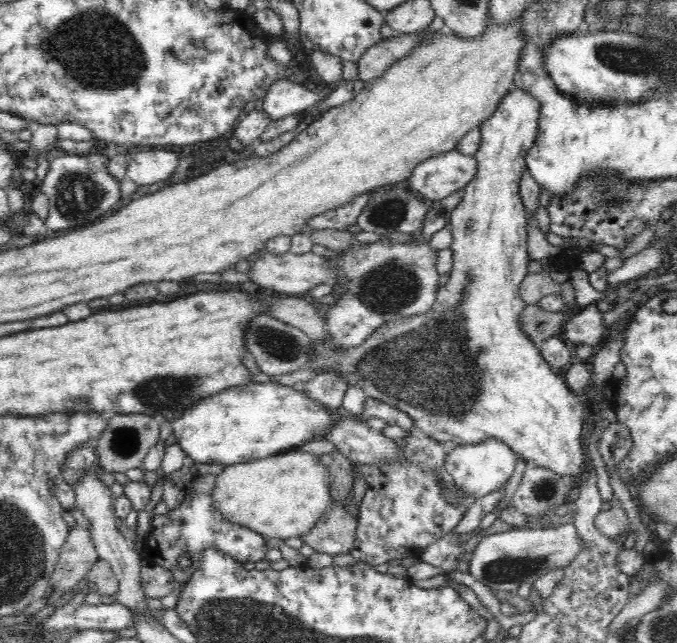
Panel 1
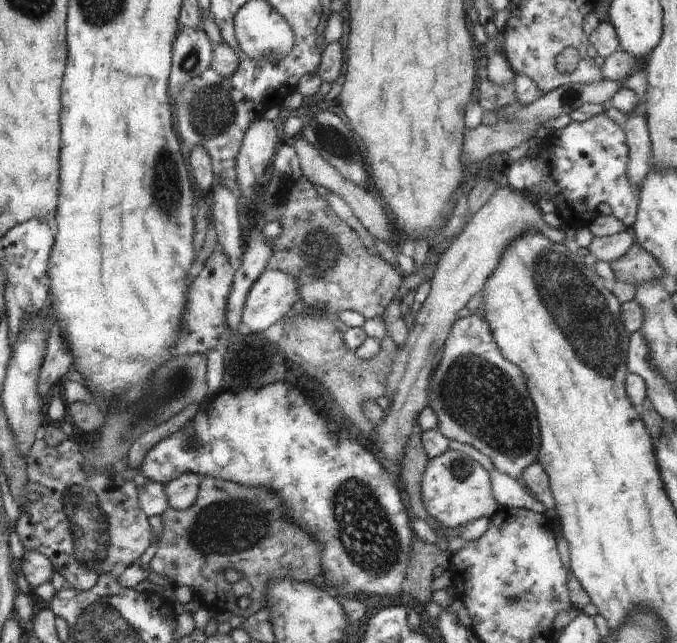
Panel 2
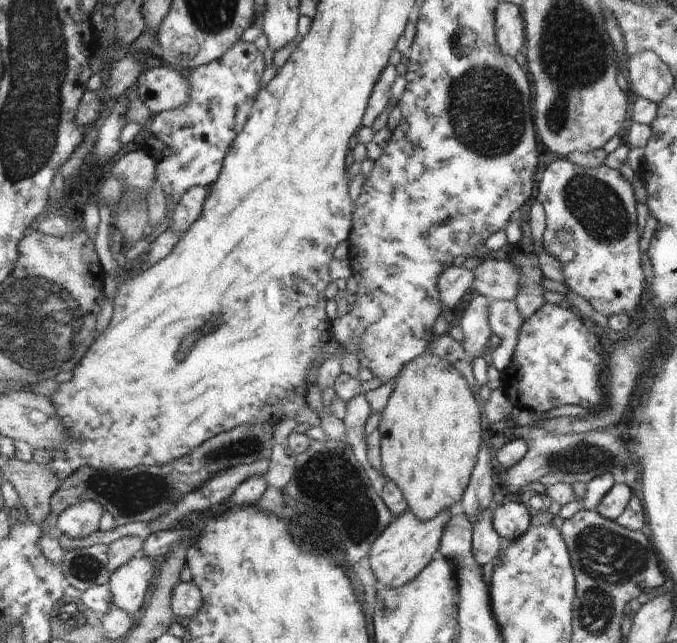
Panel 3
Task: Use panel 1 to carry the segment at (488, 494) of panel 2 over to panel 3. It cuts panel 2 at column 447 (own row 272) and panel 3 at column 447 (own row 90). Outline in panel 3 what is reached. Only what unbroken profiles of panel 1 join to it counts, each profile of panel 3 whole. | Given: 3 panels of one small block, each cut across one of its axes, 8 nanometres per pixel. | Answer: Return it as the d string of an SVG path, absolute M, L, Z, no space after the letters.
M409 508L399 514L374 540L369 550L370 564L379 584L399 587L414 580L437 556L440 541L452 511L442 511L428 520L420 520Z

